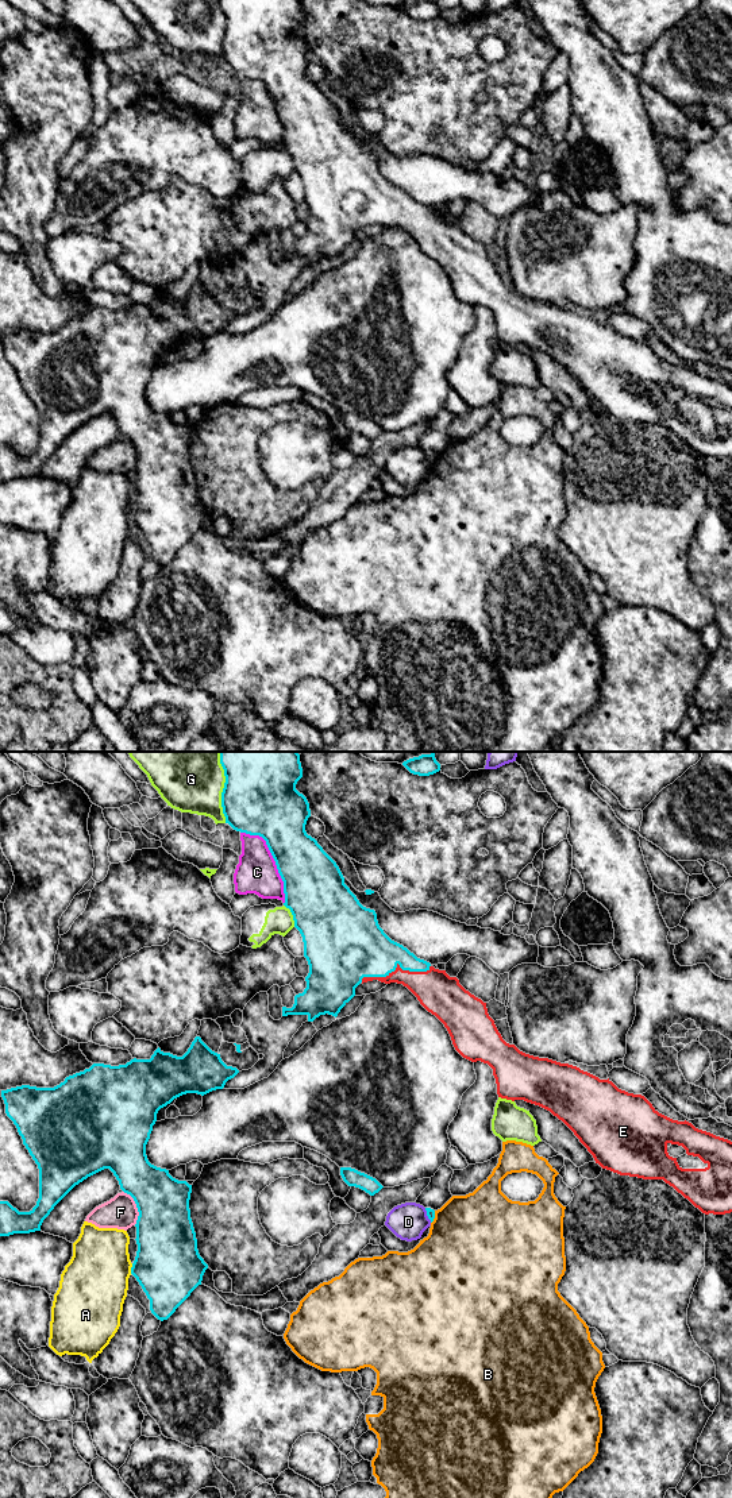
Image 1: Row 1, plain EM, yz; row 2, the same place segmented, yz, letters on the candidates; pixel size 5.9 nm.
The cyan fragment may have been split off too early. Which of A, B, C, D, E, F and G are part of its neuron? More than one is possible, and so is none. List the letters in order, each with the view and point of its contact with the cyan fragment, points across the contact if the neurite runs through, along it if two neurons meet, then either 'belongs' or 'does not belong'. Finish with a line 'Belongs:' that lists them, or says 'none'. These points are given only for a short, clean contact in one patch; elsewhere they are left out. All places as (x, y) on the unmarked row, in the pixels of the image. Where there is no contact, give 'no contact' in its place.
A: yz (131, 513) | does not belong
B: yz (434, 462) | does not belong
C: yz (274, 104) | does not belong
D: yz (427, 459) | does not belong
E: yz (395, 213) | belongs
F: yz (137, 451) | does not belong
G: yz (223, 34) | does not belong
Belongs: E

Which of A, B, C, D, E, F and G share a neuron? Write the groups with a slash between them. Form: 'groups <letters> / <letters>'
groups A / B / C / D / E / F / G

